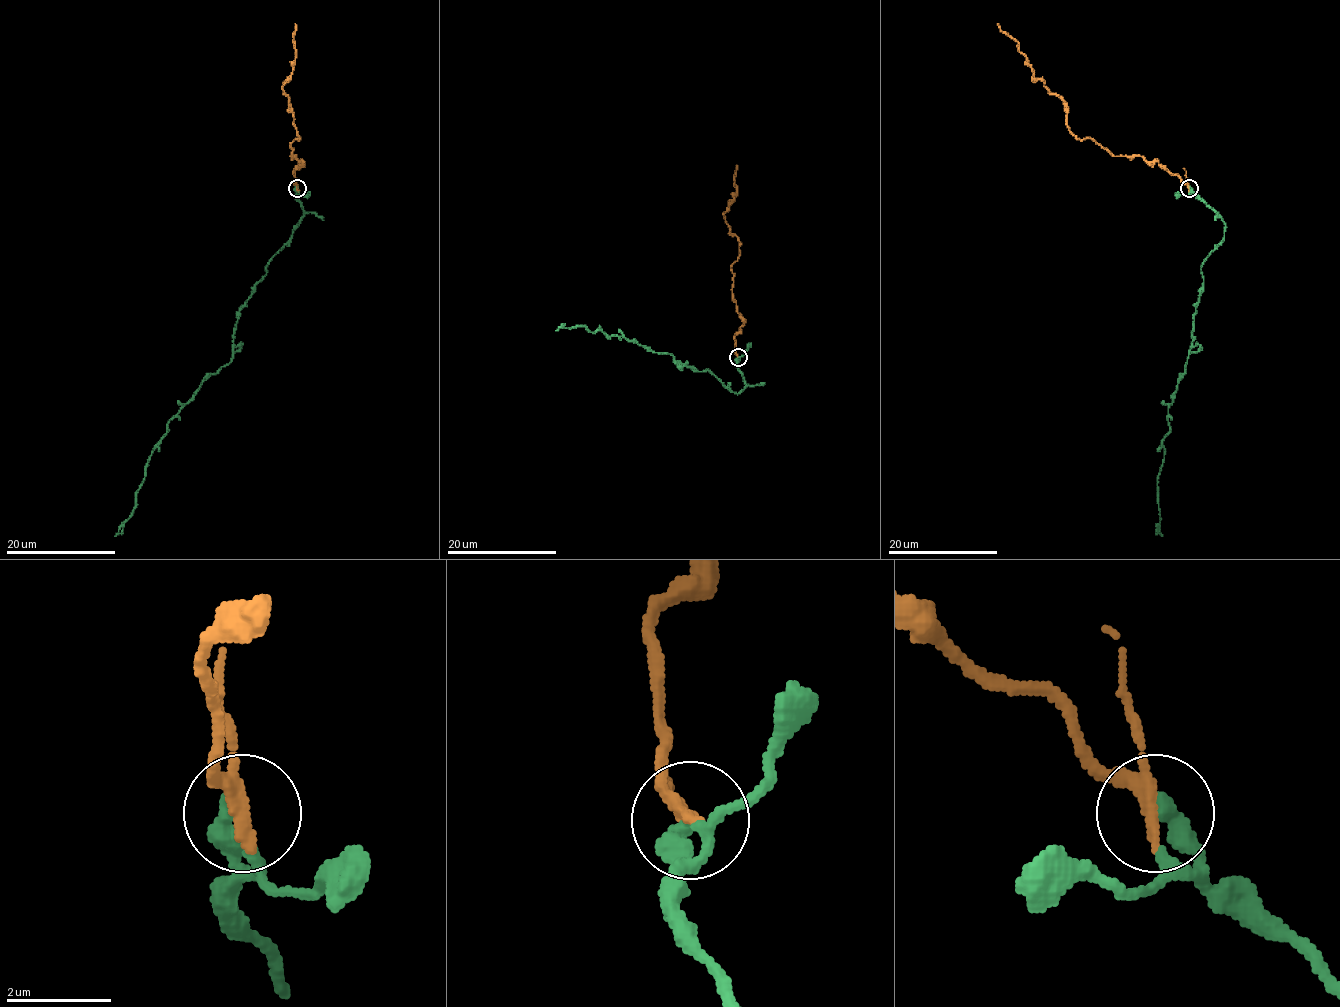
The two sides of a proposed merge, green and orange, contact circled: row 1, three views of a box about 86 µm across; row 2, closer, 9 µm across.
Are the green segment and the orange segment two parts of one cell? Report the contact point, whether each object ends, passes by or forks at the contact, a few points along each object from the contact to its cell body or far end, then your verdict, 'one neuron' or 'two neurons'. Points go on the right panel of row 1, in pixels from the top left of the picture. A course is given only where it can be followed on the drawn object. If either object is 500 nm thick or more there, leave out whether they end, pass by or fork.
at (1189, 188); green ends there; orange passes by; green runs (1188, 187), (1225, 227), (1224, 239), (1201, 268), (1193, 347), (1168, 409), (1169, 432), (1157, 480), (1162, 536); orange runs (1188, 187), (1156, 160), (1079, 139), (1064, 102), (997, 23); one neuron

